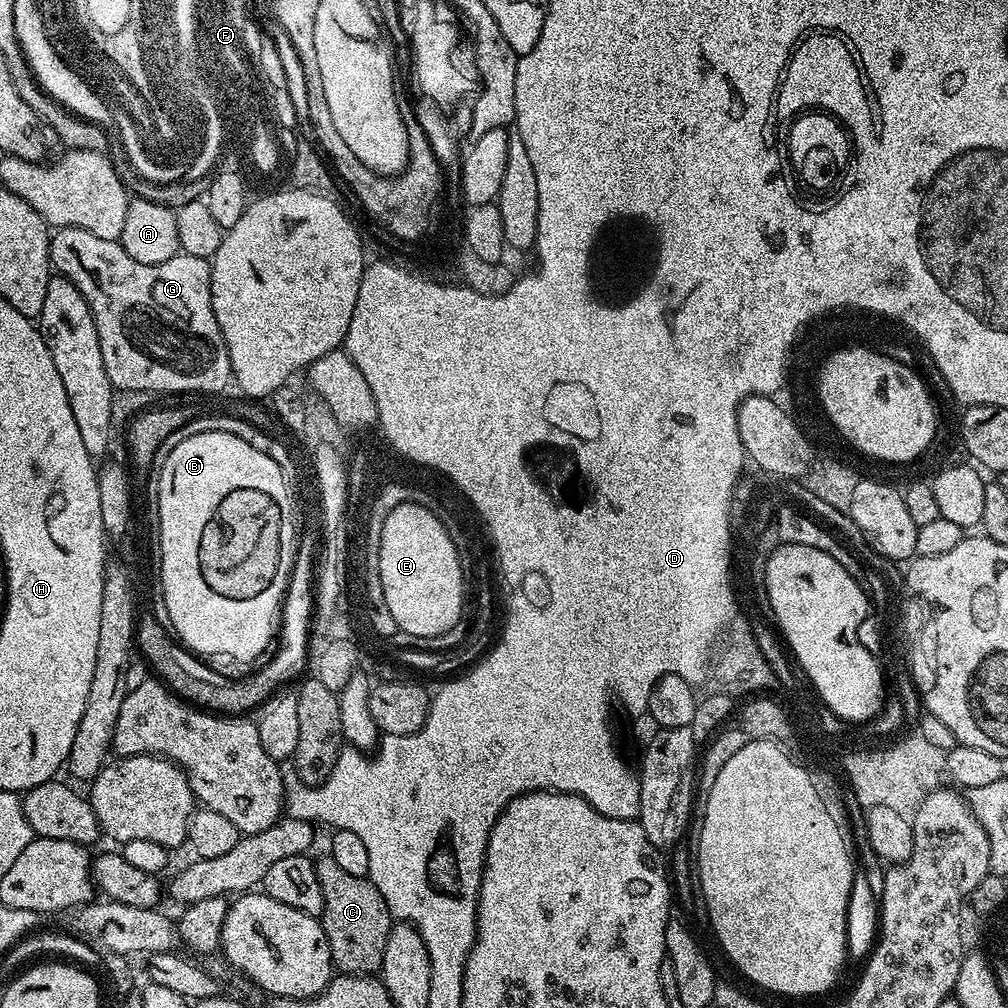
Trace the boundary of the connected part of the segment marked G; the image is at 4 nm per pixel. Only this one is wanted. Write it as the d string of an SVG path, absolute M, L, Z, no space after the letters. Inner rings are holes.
M56 228L50 236L48 254L51 267L59 275L66 277L70 282L74 282L74 286L78 286L82 298L86 298L86 302L90 306L98 330L98 346L102 346L102 362L106 362L106 374L110 378L113 389L146 390L157 394L165 392L189 394L188 392L220 392L227 384L230 384L233 379L230 354L226 350L226 338L222 338L222 330L218 326L218 318L214 314L214 306L212 305L212 266L208 260L177 254L174 258L157 264L134 262L134 258L130 258L130 254L126 254L126 250L120 245L119 239L98 238L97 235L90 233L88 230L80 228Z

